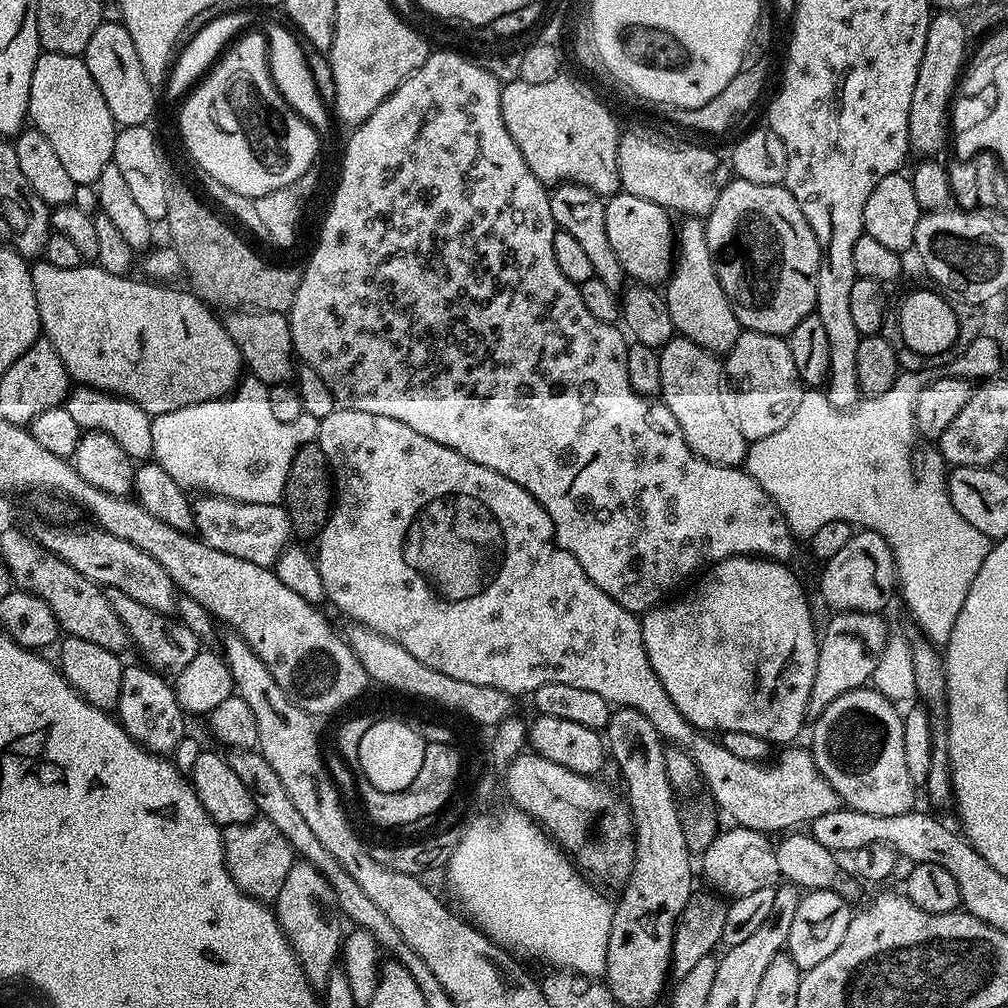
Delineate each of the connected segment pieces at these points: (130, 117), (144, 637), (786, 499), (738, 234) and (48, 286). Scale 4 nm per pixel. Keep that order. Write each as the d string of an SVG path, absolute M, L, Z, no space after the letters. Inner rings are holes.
M101 22L98 30L90 37L90 43L82 57L86 70L90 70L90 78L102 90L102 98L106 98L106 106L120 128L129 128L151 121L152 111L156 108L157 89L146 82L146 73L142 71L142 62L134 51L134 42L125 30L123 23L108 24Z
M109 588L107 596L114 613L118 614L118 618L124 623L134 648L145 656L143 659L155 671L161 674L178 673L193 660L194 654L202 651L200 637L194 630L188 630L179 619L169 618L162 612L155 612L150 606L142 606L142 602L134 602L134 598L130 598L130 594L122 594L122 590Z
M900 374L897 375L894 386L890 386L890 390L886 390L878 396L861 399L860 403L851 410L835 408L823 391L805 391L800 408L794 410L790 422L786 422L786 426L782 426L782 430L770 434L768 440L759 441L760 456L753 455L751 457L750 471L752 477L758 482L758 486L762 486L762 490L766 490L766 494L770 494L770 498L786 518L793 536L797 538L803 538L803 536L810 538L814 534L814 530L818 530L818 526L826 526L826 522L834 522L835 520L844 520L857 529L878 533L892 551L892 557L896 563L898 592L901 597L904 595L904 604L908 607L909 614L916 619L917 626L924 631L921 633L931 640L933 645L944 646L947 645L950 638L950 630L954 630L954 621L957 620L958 613L962 611L962 602L966 602L966 594L970 594L970 582L974 582L978 570L982 570L982 562L986 562L990 541L986 534L982 534L982 530L974 530L974 526L970 526L970 522L966 522L966 518L962 518L962 514L958 514L958 510L954 510L948 497L946 461L941 456L939 447L926 442L916 428L914 406L921 387L922 380L919 375Z
M729 179L722 194L718 194L718 202L714 202L714 210L704 220L704 229L718 282L741 329L787 337L802 318L813 315L821 257L818 238L814 238L814 230L810 230L810 222L806 222L806 214L802 214L794 194L783 184Z
M43 258L37 259L31 265L31 270L32 281L34 282L34 298L38 302L43 339L49 340L54 346L54 350L58 350L58 358L62 358L69 377L77 385L85 384L103 392L113 392L115 396L125 396L127 400L133 400L135 404L142 406L142 410L146 410L149 416L154 417L198 402L217 400L219 396L228 395L240 383L242 361L238 346L234 346L234 338L230 338L230 334L224 329L221 317L219 315L216 317L212 313L215 311L191 291L188 291L189 293L183 292L180 288L172 288L176 286L165 286L163 283L149 282L144 278L132 280L131 275L115 276L99 266L81 266L70 270L58 270L58 266L50 266L50 262Z

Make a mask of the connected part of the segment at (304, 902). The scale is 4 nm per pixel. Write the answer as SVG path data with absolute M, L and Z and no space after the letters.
M292 863L290 874L286 874L286 883L282 885L282 890L278 890L274 911L276 921L286 934L306 978L313 988L323 990L327 987L330 974L337 967L342 952L342 913L336 905L330 882L313 864Z

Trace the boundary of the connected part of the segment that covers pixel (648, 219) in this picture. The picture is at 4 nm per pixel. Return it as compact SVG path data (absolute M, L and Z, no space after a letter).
M621 190L615 196L607 197L604 213L610 247L624 267L625 277L638 284L663 285L672 275L674 263L674 224L672 228L673 217L669 209Z

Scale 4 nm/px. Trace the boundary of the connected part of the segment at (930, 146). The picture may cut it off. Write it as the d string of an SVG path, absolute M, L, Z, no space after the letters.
M940 10L933 15L932 21L930 22L930 26L928 27L928 33L926 34L926 50L922 50L922 66L918 66L918 82L914 82L914 99L910 102L910 138L908 139L908 147L911 149L913 153L917 152L917 157L920 158L932 158L937 154L936 152L940 152L944 148L944 143L949 143L950 140L950 109L954 103L954 93L958 88L958 81L961 79L960 76L960 67L964 64L964 55L968 52L968 43L970 43L970 37L964 28L964 20L961 19L955 11L952 10Z

